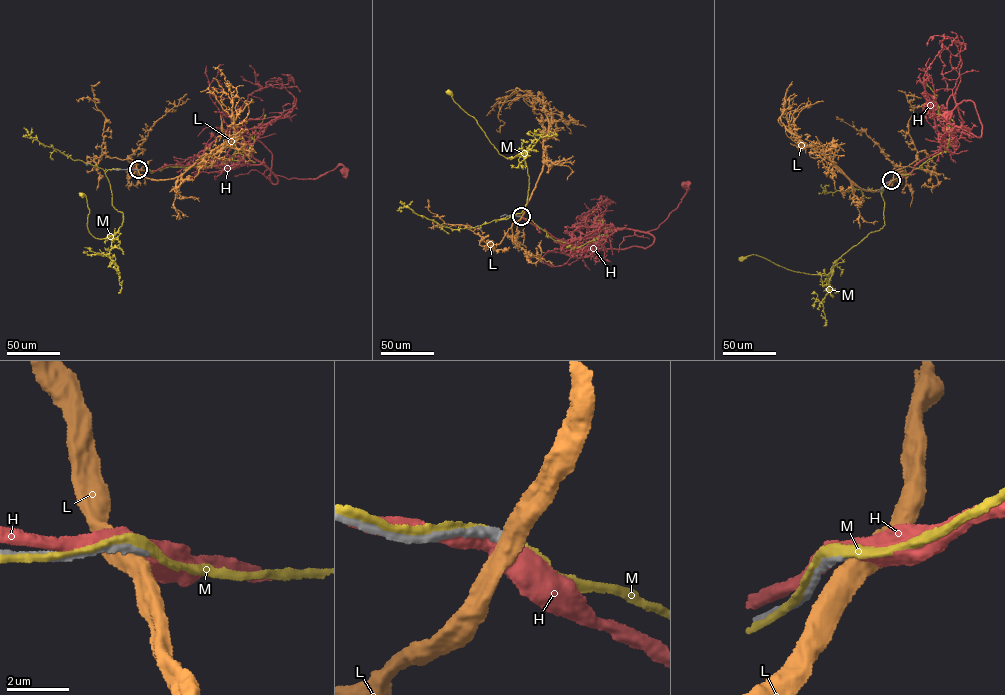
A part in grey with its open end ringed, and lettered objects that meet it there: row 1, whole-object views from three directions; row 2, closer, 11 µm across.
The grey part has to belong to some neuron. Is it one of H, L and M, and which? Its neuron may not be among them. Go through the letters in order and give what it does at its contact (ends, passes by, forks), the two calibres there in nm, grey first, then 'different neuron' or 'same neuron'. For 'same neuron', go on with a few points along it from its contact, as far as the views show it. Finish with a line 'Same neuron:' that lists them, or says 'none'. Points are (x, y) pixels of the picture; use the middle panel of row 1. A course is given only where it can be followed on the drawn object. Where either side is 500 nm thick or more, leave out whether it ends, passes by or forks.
H: it passes by; calibres 240 and 440 nm; different neuron
L: it passes by; calibres 320 and 480 nm; different neuron
M: it passes by; calibres 240 and 200 nm; different neuron
Same neuron: none

